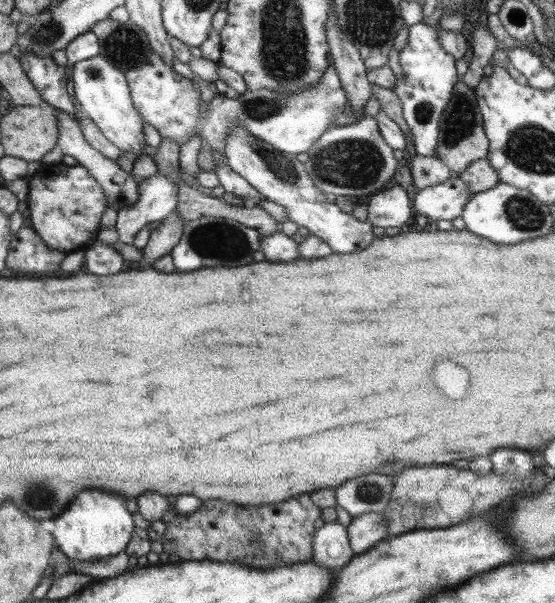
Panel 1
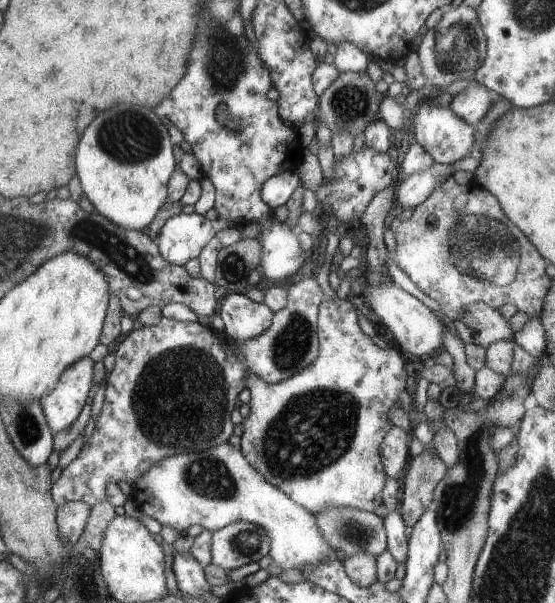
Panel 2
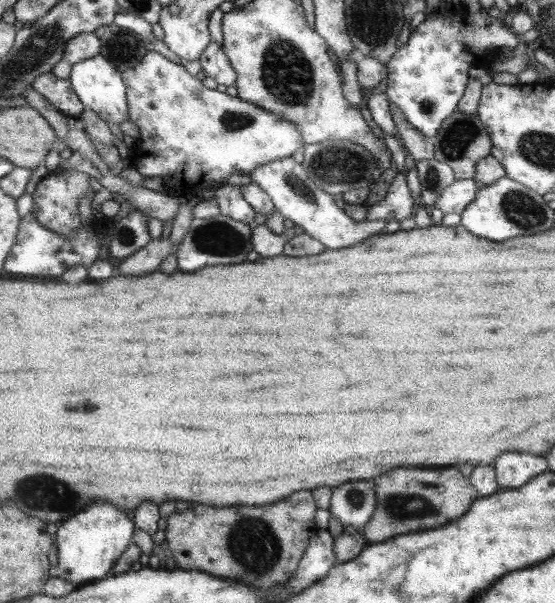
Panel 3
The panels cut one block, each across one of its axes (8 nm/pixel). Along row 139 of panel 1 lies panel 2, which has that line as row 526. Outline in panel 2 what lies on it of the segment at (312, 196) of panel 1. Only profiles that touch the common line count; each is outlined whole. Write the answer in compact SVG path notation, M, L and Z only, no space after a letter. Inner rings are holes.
M235 521L211 533L211 564L233 570L256 562L269 552L265 532L247 521Z

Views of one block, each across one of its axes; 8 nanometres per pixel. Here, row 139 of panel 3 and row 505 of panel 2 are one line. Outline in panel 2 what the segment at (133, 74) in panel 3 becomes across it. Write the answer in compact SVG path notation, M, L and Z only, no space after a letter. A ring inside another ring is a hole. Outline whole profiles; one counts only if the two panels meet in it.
M221 442L209 450L183 452L157 460L132 485L131 500L160 526L169 526L181 534L192 524L212 533L231 522L251 522L269 538L268 554L274 571L303 573L307 566L317 566L331 556L339 557L325 542L312 513L267 482L241 454L240 446L229 442Z

